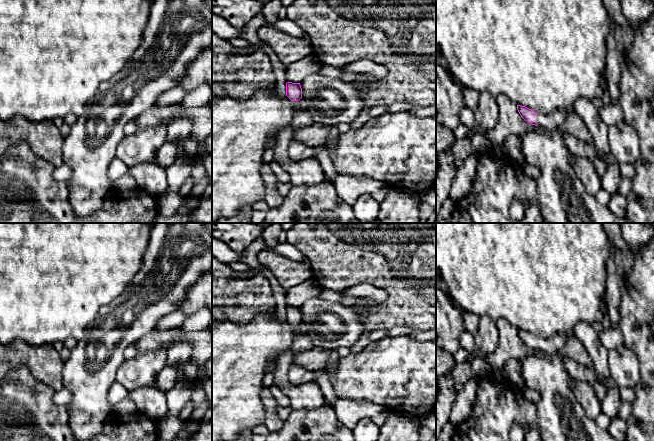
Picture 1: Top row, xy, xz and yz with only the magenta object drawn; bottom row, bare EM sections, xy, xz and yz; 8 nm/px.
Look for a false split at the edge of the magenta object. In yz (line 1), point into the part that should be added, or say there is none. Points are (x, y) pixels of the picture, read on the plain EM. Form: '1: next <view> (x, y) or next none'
1: next yz (556, 343)

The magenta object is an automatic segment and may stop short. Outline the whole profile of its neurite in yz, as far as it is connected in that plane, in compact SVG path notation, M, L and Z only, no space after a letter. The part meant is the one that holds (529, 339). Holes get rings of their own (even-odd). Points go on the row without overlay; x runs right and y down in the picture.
M517 329L517 334L525 345L535 350L538 349L547 354L562 352L567 340L567 336L565 334L556 334L549 339L538 338L532 333L522 329Z

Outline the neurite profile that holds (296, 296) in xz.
M312 277L286 290L286 306L301 307L307 300L320 294L321 285Z

